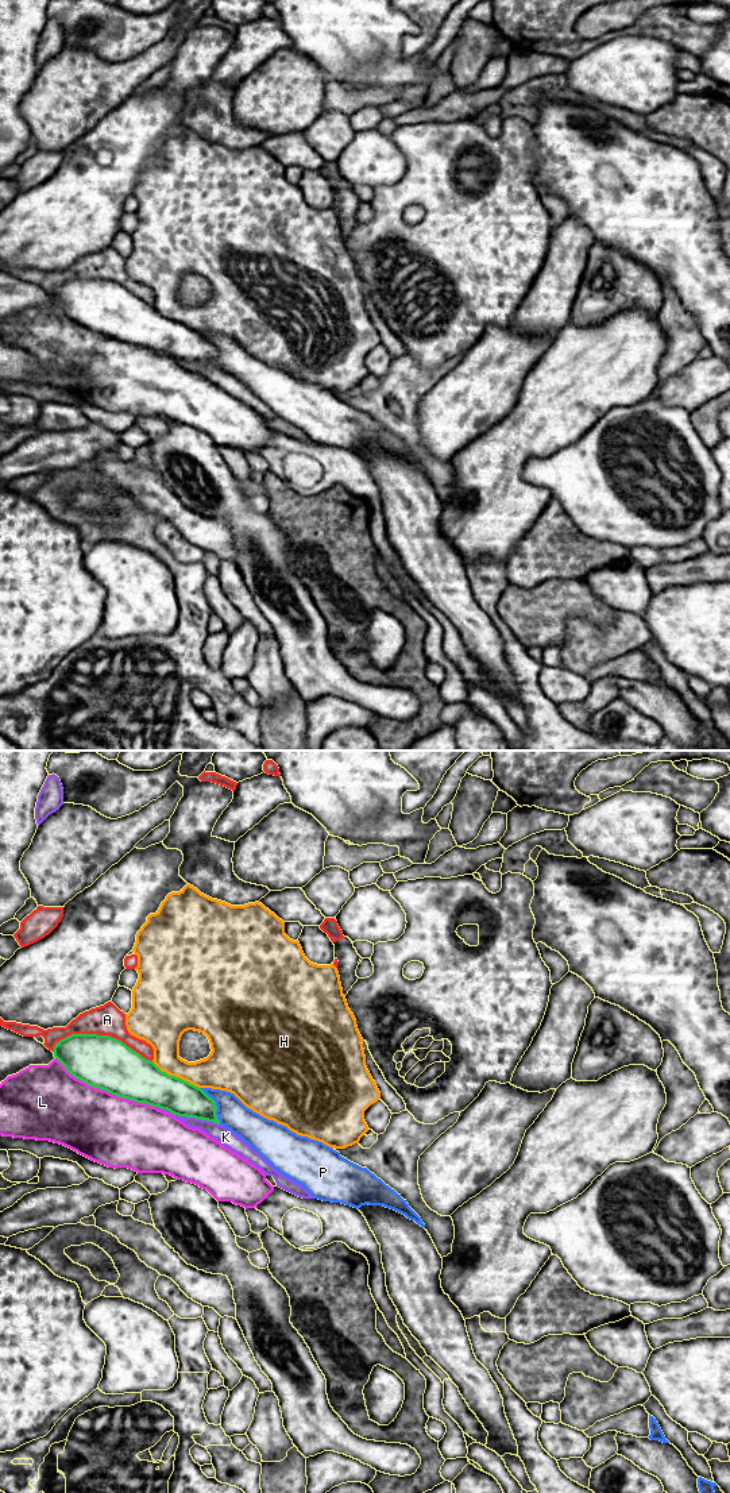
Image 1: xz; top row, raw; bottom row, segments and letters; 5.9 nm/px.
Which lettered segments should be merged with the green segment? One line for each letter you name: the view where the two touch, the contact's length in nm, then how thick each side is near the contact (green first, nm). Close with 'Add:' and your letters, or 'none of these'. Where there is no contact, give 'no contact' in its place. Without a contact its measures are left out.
P: meets green in xz; contact 240 nm long; 200 nm thick on the green side, 180 nm on the other
Add: P

